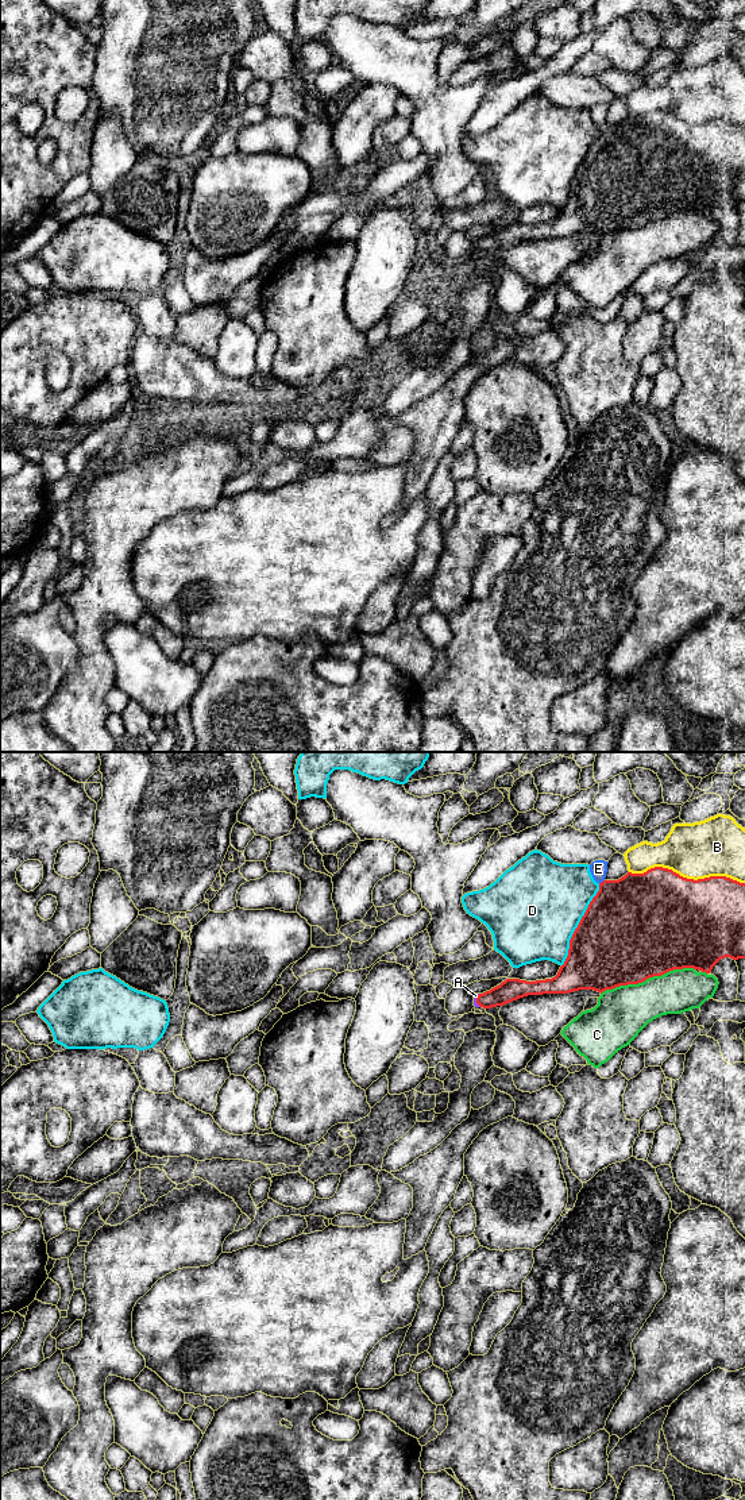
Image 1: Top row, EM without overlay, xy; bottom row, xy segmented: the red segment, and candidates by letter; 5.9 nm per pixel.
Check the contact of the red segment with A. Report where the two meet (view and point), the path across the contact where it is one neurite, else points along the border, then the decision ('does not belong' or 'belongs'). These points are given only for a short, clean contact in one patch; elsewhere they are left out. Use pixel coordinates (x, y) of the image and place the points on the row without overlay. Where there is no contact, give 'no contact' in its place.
contact xy (477, 245); way xy (510, 234), (486, 245), (477, 245), (475, 239); belongs

